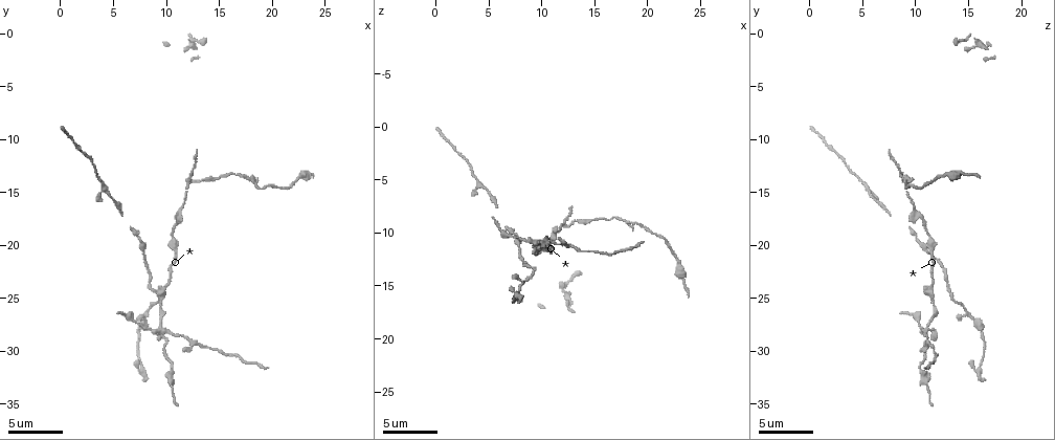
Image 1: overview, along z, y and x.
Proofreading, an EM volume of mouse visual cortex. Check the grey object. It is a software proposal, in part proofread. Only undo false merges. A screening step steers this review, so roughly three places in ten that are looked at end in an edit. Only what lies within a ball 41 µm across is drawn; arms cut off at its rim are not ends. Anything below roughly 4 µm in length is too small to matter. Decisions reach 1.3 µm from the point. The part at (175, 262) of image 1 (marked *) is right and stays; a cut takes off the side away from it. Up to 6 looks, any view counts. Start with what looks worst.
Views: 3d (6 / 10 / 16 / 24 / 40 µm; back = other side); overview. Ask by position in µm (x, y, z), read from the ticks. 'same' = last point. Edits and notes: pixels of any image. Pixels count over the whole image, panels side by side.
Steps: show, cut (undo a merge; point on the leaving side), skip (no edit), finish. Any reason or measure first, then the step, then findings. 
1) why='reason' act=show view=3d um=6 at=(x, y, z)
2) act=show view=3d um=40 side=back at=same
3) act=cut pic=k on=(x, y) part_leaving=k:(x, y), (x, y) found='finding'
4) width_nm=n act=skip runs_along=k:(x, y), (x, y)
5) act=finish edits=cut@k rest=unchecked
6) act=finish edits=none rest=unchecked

why='looks like a crossing' act=show view=3d um=6 at=(10.0, 28.4, 11.0)

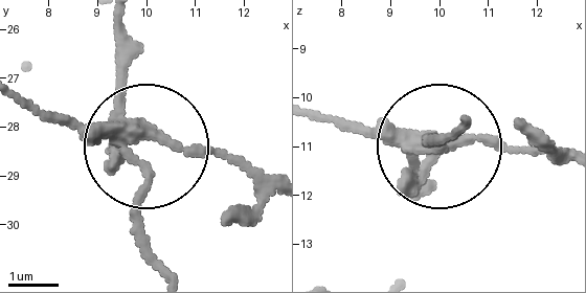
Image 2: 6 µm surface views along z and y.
arms=5 act=cut pic=2 on=(48, 112) found='a second cell is stuck on'

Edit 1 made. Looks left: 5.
why='calibre changes' act=show view=3d um=10 at=(11.4, 16.6, 10.0)

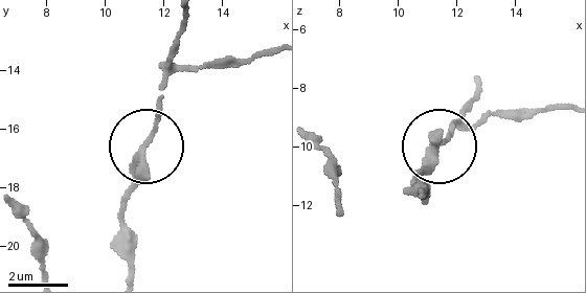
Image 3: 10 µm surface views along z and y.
width_nm=210 act=skip runs_along=3:(424, 190), (417, 176), (458, 124) found='all the same cell'

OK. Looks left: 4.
why='three-way junction' act=show view=3d um=10 at=(8.0, 26.6, 15.0)

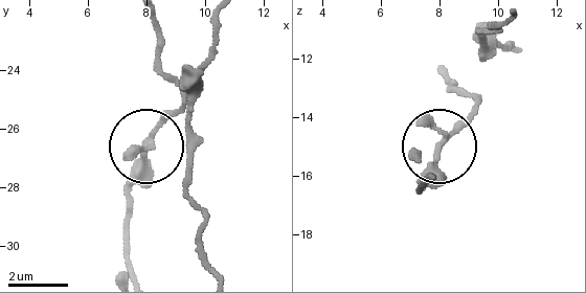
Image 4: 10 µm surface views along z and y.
arms=3 act=skip found='all the same cell'

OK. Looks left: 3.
act=finish edits=cut@2 rest=unchecked

